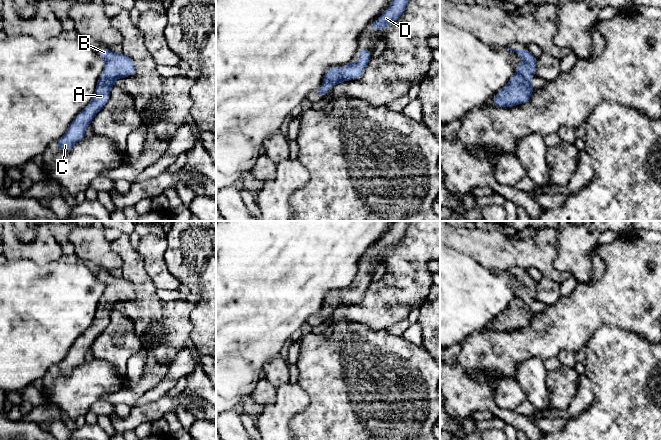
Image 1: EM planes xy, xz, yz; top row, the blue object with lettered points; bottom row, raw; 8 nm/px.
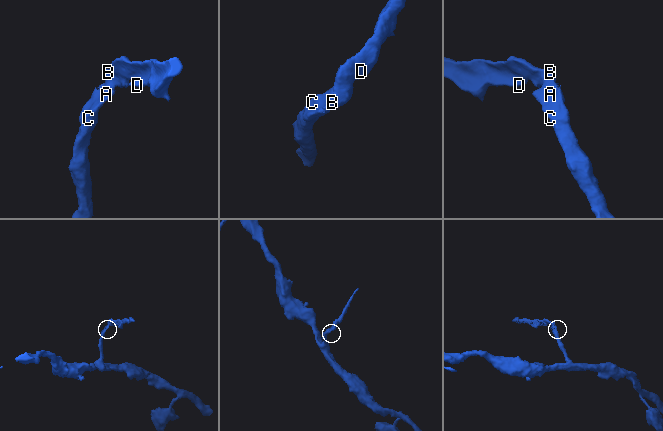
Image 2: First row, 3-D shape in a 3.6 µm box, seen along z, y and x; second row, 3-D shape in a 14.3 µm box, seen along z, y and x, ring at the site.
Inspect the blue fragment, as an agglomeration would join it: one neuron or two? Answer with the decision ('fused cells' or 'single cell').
single cell

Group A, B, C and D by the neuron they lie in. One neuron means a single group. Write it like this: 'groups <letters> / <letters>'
groups A B C D

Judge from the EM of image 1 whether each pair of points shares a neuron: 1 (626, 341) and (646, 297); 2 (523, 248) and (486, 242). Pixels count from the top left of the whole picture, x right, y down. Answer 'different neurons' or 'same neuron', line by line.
1: different neurons
2: same neuron

